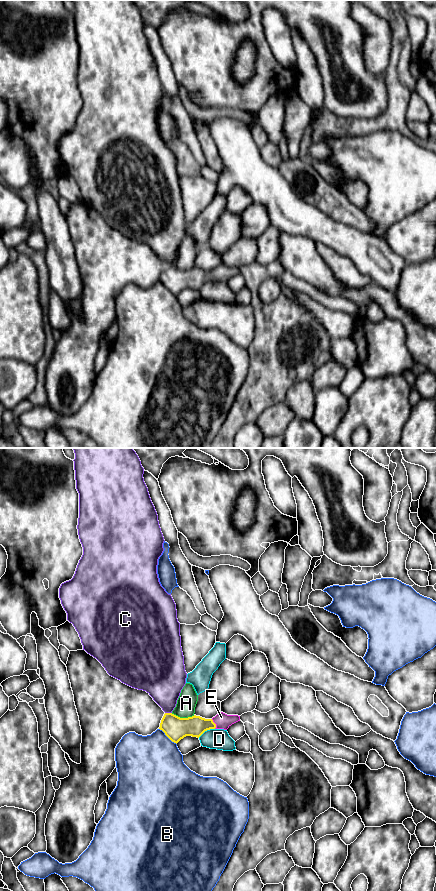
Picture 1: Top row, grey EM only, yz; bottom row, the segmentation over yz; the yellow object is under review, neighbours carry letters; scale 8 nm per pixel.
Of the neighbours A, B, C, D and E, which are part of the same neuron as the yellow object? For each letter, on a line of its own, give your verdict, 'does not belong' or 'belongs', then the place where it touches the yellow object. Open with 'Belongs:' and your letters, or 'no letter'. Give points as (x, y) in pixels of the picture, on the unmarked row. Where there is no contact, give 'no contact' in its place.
Belongs: E
A: does not belong; contact yz (183, 270)
B: does not belong; contact yz (168, 289)
C: does not belong; contact yz (168, 265)
D: does not belong; contact yz (206, 282)
E: belongs; contact yz (215, 276)

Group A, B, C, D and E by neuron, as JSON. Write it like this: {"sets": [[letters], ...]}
{"sets": [["A"], ["B"], ["C"], ["D"], ["E"]]}

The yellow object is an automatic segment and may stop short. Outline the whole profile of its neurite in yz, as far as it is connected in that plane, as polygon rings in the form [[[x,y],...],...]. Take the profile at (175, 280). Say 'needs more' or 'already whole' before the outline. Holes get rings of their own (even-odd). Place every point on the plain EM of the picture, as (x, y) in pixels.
needs more; [[[220,264],[212,271],[200,268],[180,270],[172,265],[165,265],[159,281],[174,295],[178,295],[186,288],[199,290],[205,283],[210,281],[227,282],[232,276],[240,273],[238,267],[227,267]]]

